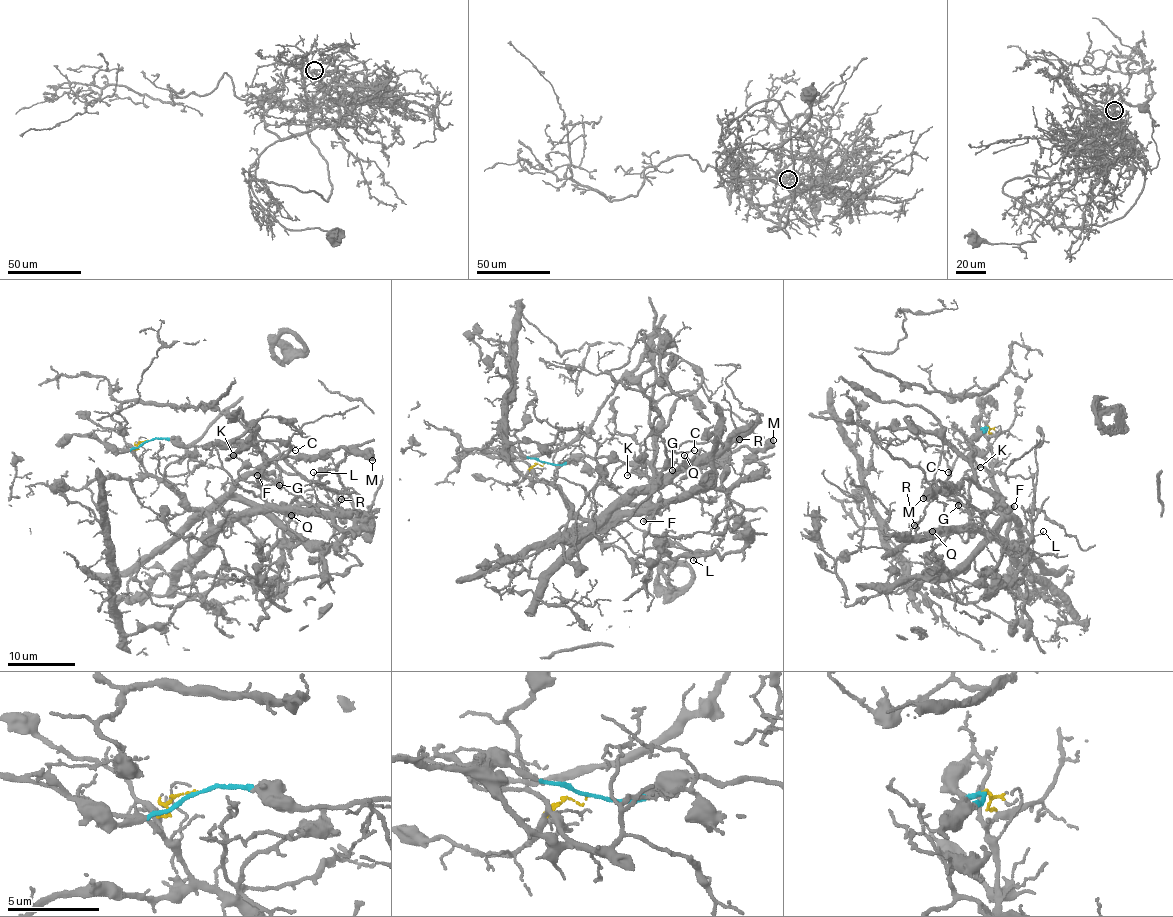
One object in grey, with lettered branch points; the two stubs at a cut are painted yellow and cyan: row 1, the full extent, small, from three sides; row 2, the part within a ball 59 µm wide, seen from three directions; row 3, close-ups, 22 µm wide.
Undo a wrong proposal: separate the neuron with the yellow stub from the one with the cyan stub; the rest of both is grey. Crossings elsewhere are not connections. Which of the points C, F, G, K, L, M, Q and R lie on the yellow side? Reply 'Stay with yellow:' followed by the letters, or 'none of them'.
Stay with yellow: C, G, K, Q, R

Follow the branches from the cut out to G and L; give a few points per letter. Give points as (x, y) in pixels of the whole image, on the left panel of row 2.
G: (148, 440), (138, 444), (135, 450), (140, 466), (214, 524), (251, 511), (264, 503), (264, 487), (280, 485)
L: (148, 441), (250, 444), (273, 459), (353, 449), (337, 466), (343, 489), (316, 485), (313, 473)

